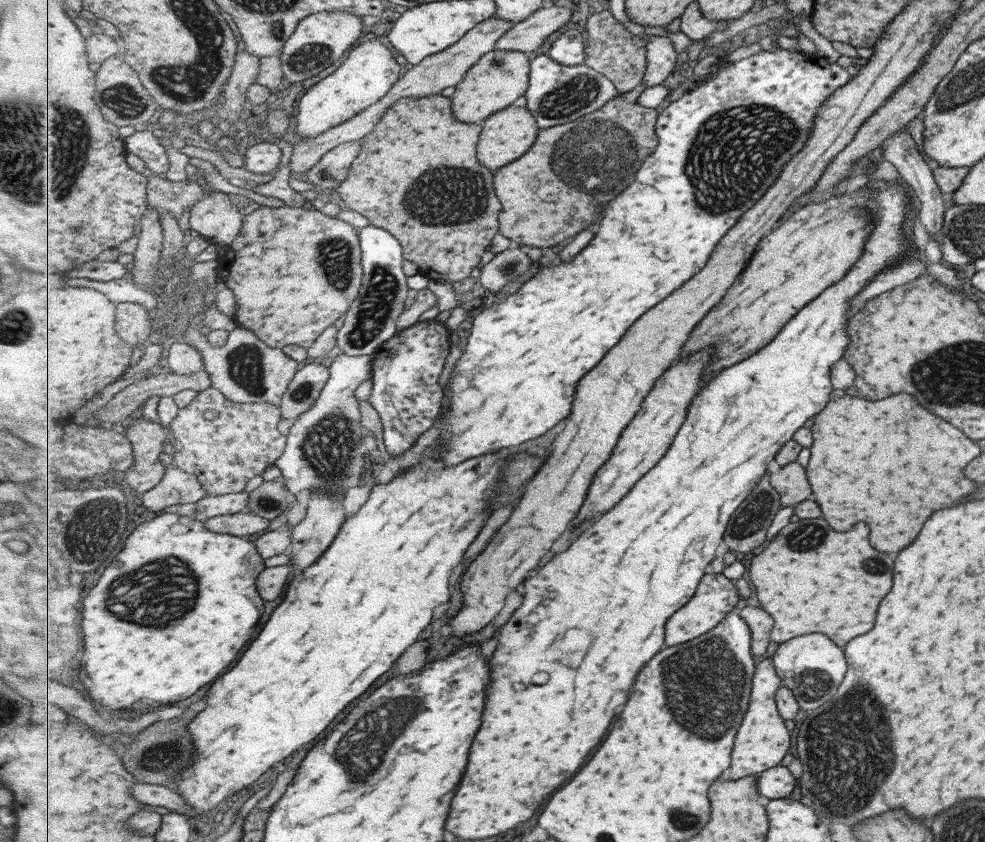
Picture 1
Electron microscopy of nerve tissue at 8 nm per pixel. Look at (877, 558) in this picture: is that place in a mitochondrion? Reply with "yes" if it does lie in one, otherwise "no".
yes

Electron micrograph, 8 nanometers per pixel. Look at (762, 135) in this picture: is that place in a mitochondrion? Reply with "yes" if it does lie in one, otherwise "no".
yes

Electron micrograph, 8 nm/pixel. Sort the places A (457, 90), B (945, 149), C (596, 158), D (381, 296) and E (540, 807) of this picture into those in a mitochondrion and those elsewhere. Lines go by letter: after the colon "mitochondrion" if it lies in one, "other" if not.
A: other
B: other
C: mitochondrion
D: mitochondrion
E: other

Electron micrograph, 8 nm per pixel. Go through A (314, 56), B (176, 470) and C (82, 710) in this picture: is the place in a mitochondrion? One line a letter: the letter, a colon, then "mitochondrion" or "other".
A: mitochondrion
B: other
C: other

